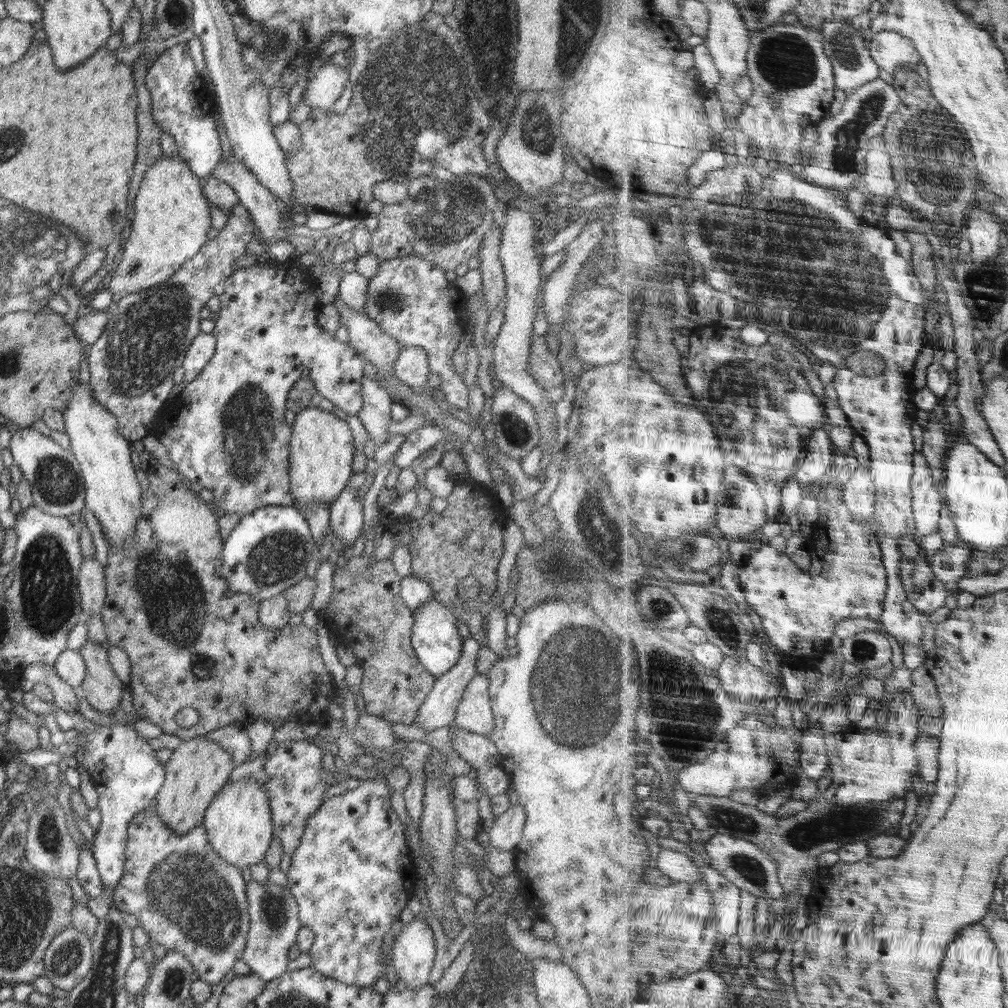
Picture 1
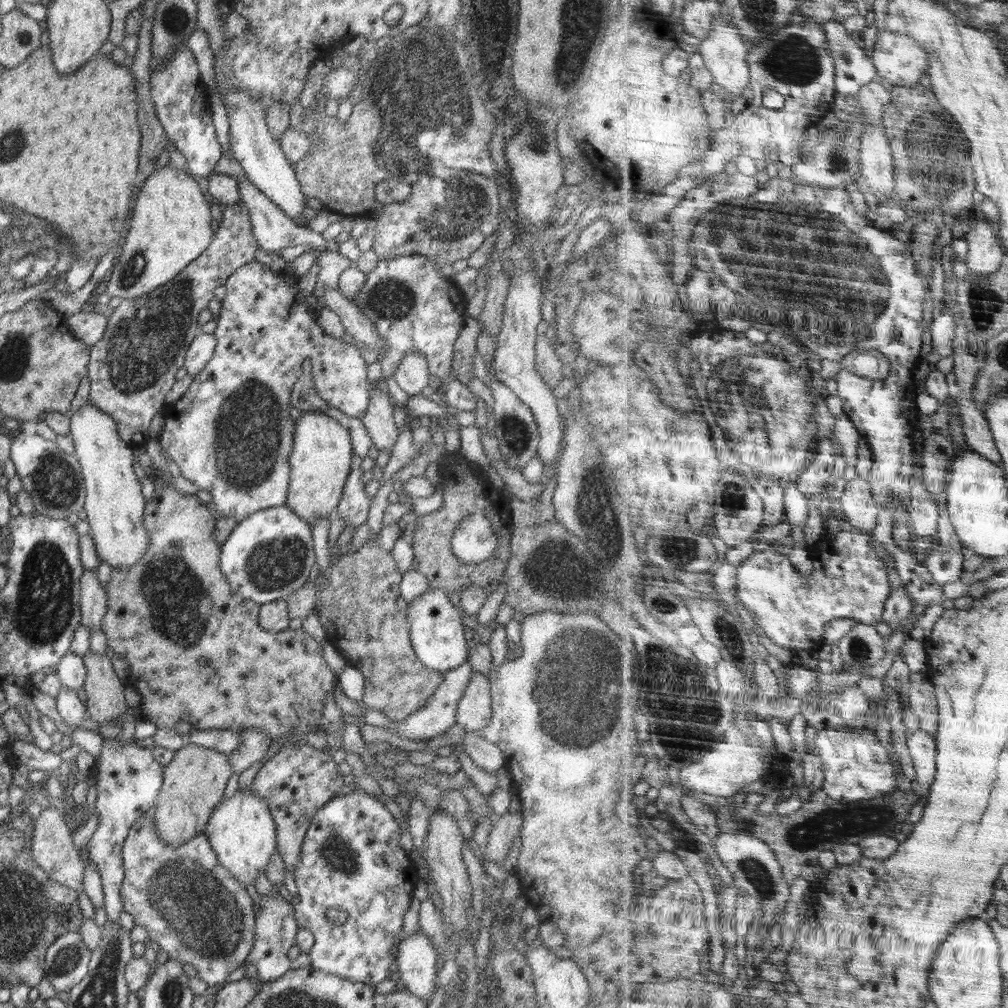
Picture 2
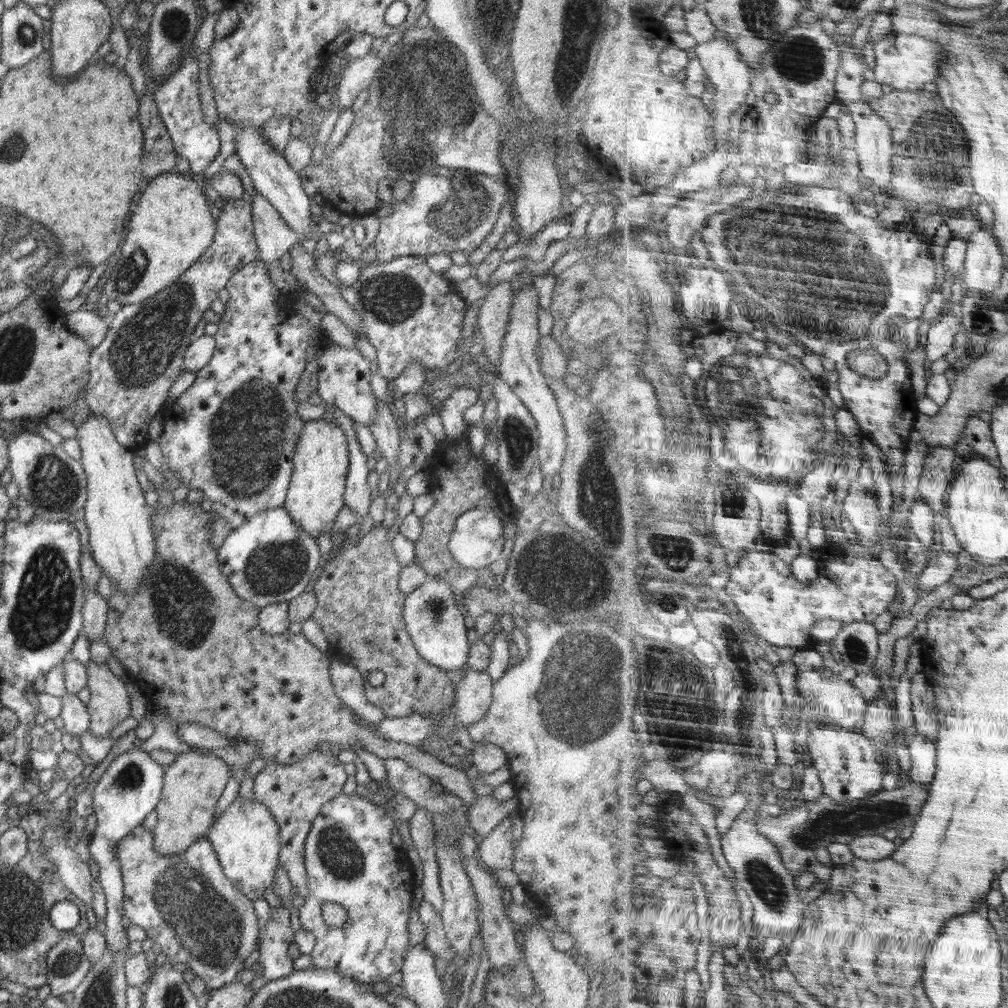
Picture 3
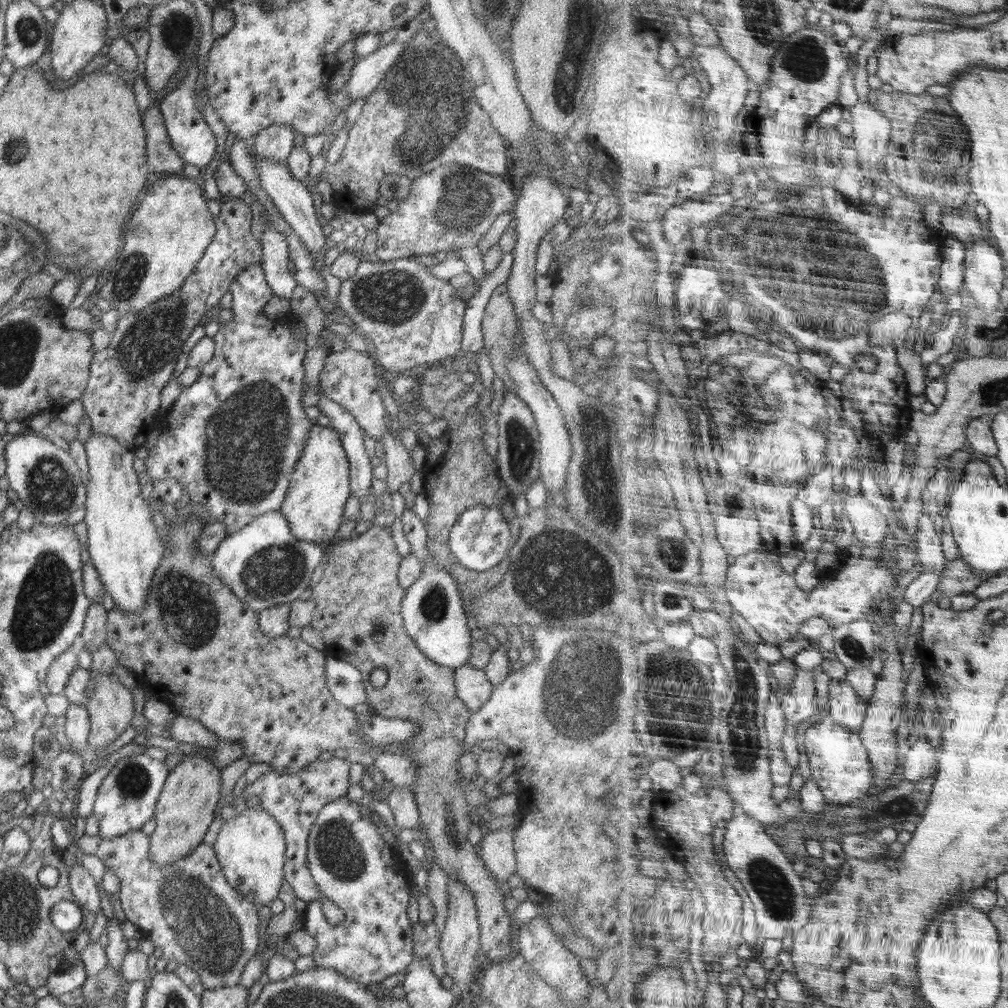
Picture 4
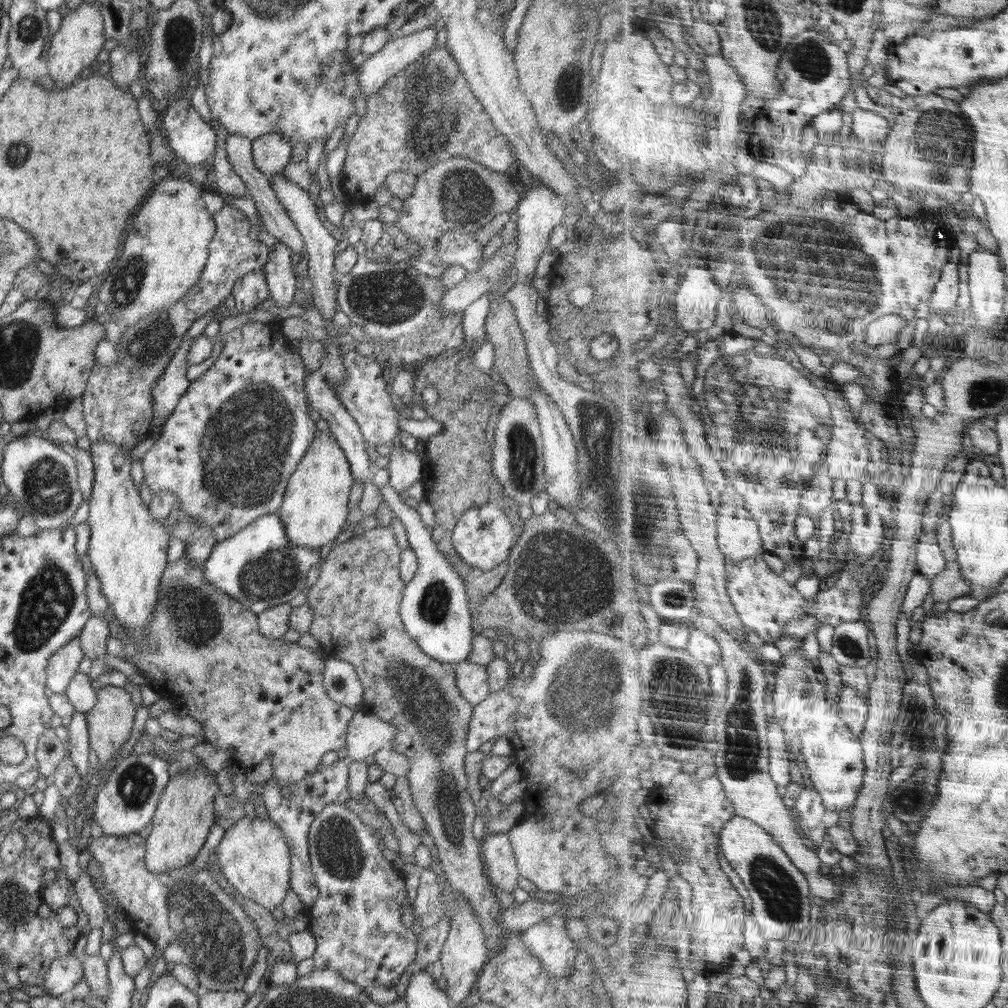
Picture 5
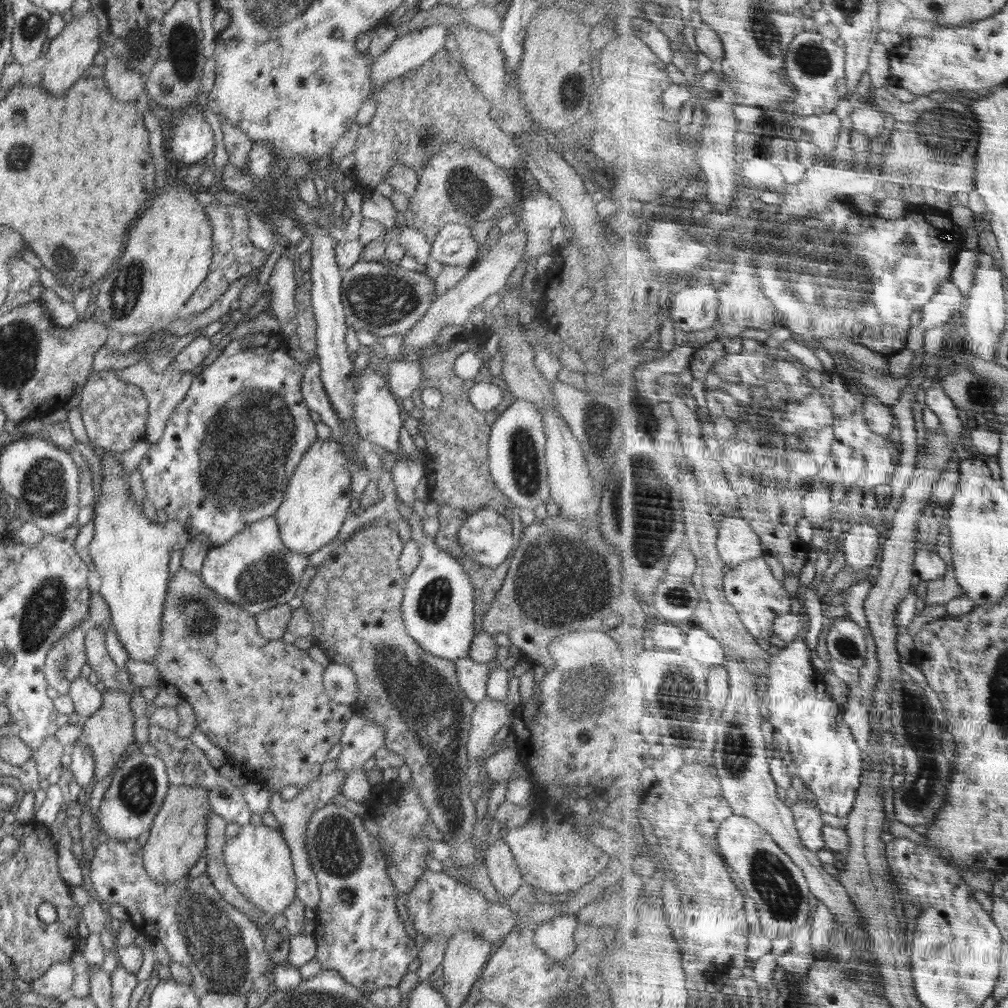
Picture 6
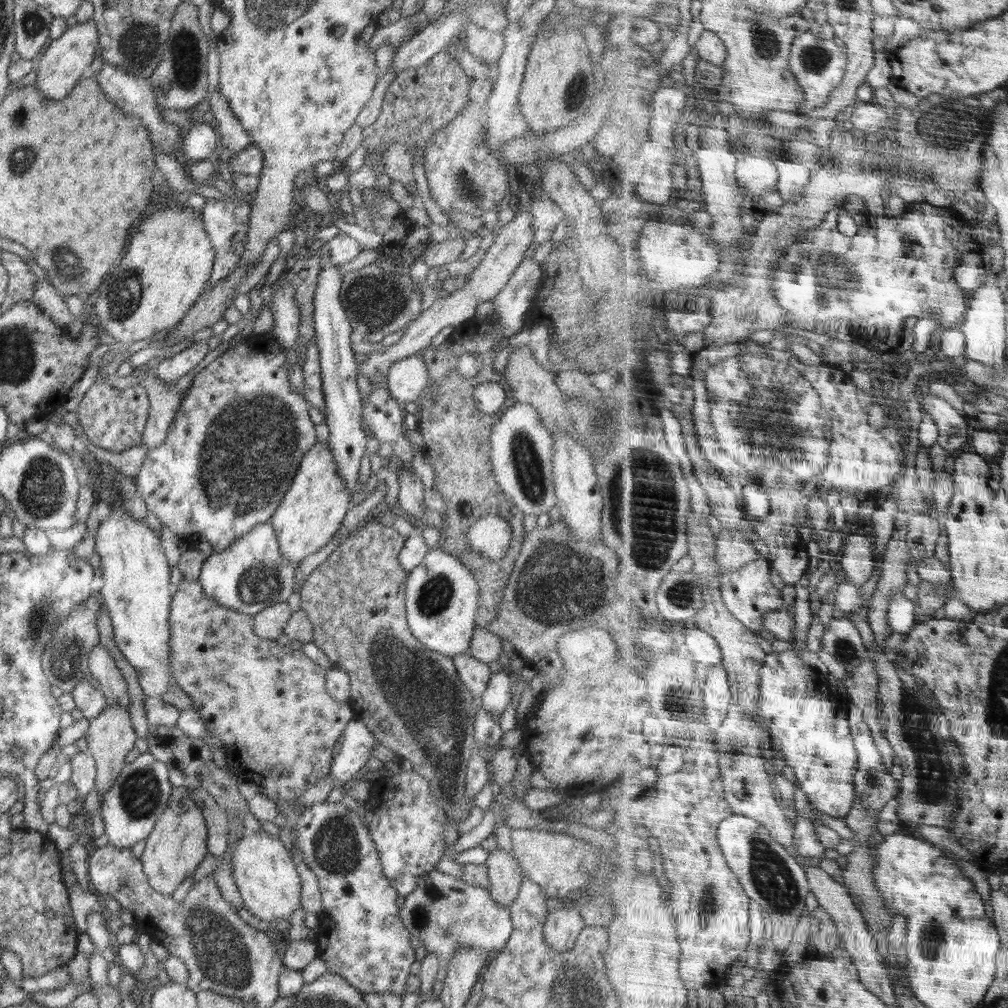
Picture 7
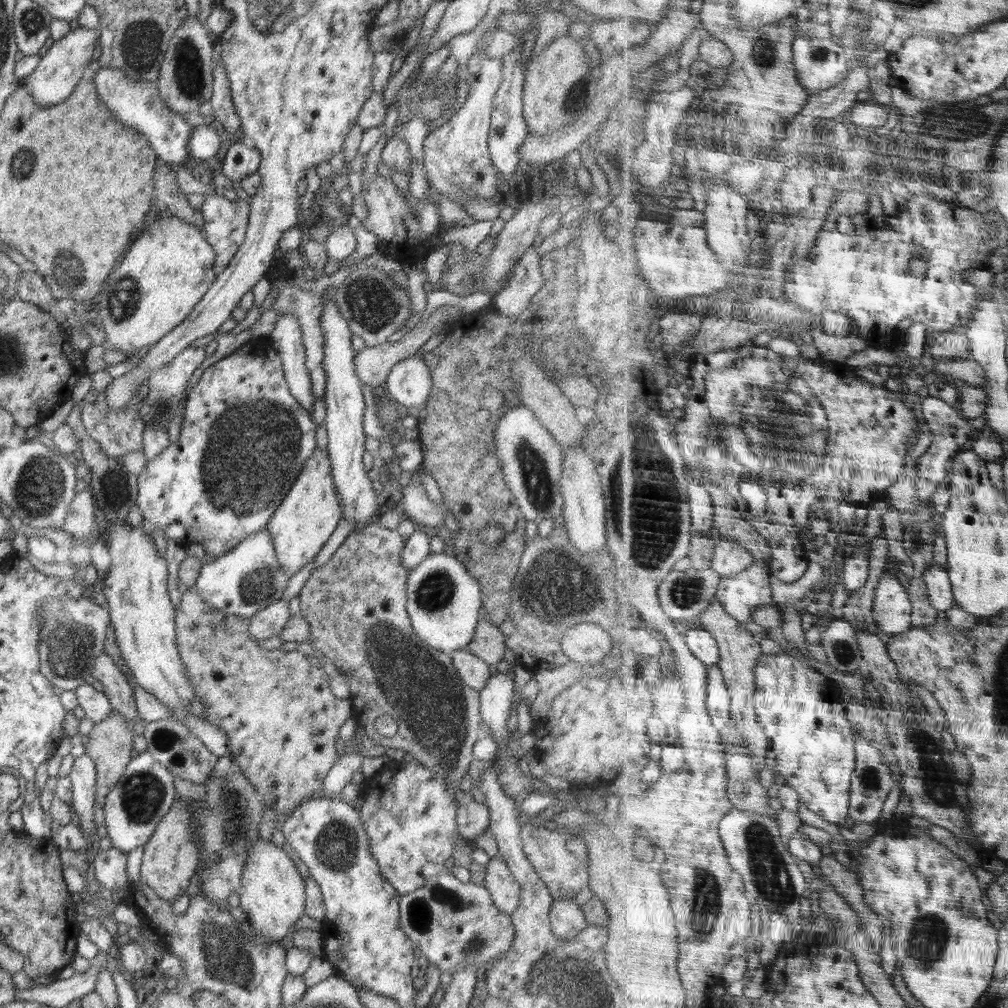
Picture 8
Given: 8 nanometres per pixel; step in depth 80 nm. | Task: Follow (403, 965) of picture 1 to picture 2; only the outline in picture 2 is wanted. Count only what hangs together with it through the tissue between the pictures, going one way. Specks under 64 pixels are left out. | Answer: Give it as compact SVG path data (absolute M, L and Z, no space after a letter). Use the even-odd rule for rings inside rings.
M421 931L405 934L399 942L397 953L398 972L405 984L405 990L415 997L431 1002L436 980L437 952L432 941Z

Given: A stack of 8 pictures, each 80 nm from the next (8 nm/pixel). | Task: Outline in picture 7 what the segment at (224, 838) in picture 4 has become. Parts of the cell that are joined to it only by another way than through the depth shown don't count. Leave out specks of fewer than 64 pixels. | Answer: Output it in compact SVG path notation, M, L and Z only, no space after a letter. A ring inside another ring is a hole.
M265 831L249 832L230 852L231 875L244 902L244 910L251 914L256 925L268 931L266 926L270 923L288 922L292 912L302 908L300 877L291 854L279 838Z

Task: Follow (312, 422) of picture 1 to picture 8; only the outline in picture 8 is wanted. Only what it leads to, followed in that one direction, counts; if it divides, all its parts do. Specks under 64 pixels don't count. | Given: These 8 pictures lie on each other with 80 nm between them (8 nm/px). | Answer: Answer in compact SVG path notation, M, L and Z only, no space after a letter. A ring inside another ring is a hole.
M316 448L267 524L278 564L289 578L314 560L343 518L331 470L327 451Z

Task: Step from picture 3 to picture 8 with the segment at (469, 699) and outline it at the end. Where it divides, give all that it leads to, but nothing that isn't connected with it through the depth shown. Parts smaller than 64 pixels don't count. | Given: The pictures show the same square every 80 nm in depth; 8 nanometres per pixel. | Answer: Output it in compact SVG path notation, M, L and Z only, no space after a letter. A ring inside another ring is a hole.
M466 648L451 651L449 654L462 682L466 686L480 692L491 676L488 669L489 664L480 660Z

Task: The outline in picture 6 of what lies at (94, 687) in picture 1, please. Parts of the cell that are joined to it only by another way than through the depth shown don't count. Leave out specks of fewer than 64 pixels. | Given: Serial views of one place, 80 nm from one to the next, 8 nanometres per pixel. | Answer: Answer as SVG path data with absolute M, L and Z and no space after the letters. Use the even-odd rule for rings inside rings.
M108 689L102 692L102 706L91 716L83 719L83 731L80 740L87 744L89 751L95 758L95 782L99 782L104 777L113 772L114 768L120 768L122 760L121 755L128 749L130 744L135 744L134 739L134 713L130 709L130 698L126 692Z

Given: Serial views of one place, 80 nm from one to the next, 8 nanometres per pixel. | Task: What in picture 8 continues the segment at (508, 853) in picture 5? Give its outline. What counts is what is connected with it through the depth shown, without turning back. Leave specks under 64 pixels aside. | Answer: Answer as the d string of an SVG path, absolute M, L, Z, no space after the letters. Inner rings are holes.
M497 854L485 867L485 887L490 893L494 905L504 914L514 914L520 904L521 886L513 877L506 861Z

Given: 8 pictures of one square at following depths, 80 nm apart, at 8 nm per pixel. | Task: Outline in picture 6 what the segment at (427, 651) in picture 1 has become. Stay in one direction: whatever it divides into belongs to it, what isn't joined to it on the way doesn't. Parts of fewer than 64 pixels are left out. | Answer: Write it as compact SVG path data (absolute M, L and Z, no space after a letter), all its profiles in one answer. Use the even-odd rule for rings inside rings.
M399 498L397 509L411 524L411 539L420 547L418 567L407 578L401 614L407 633L426 651L438 658L456 660L469 656L474 629L474 589L464 567L447 551L436 546L423 532L421 518Z

